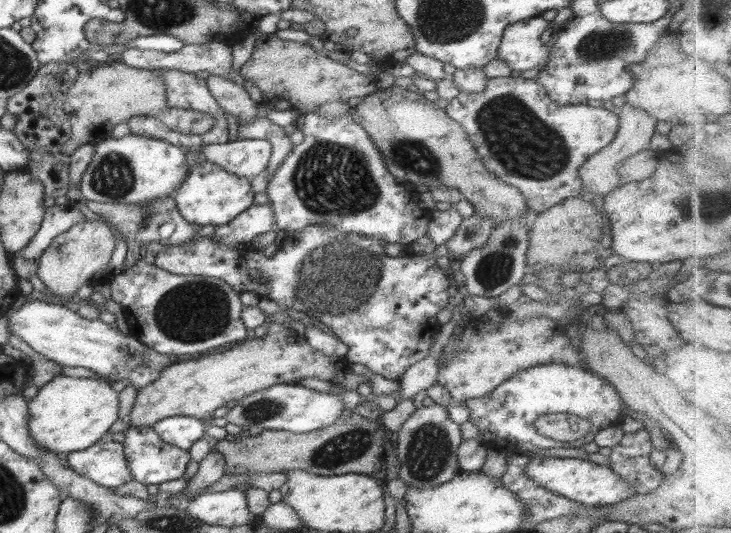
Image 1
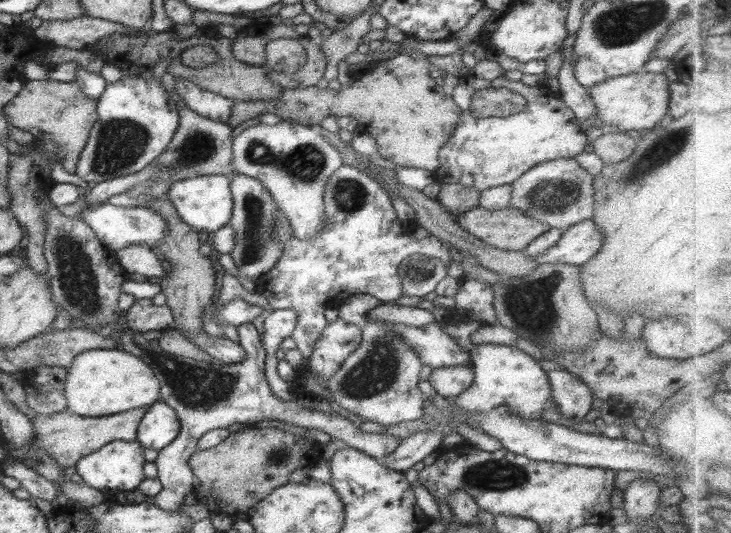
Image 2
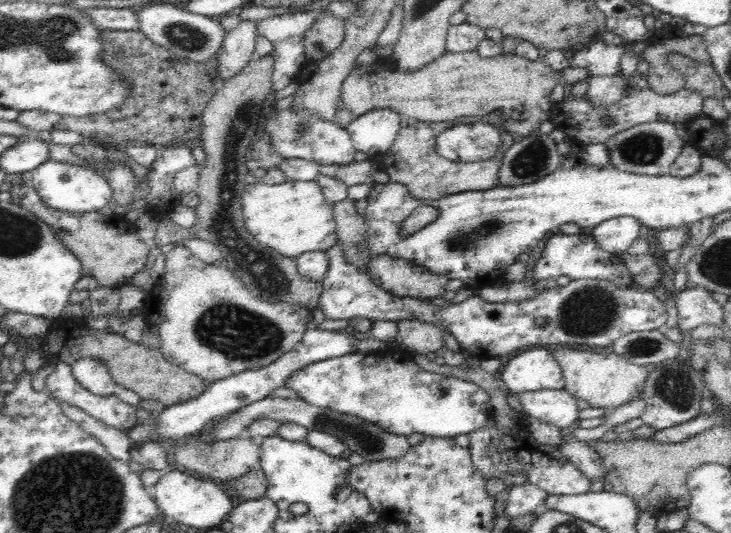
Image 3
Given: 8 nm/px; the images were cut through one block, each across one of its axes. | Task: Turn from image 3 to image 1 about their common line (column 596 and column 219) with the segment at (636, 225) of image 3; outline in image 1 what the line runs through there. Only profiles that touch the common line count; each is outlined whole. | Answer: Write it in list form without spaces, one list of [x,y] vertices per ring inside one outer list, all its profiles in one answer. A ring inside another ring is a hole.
[[[271,203],[252,205],[223,225],[215,227],[210,238],[226,248],[251,243],[252,238],[275,228]]]

